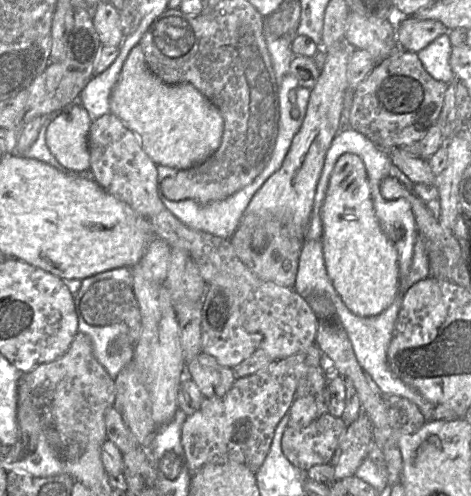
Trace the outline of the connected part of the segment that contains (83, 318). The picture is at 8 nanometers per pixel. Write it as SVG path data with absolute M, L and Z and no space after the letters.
M124 267L122 271L115 268L83 279L79 290L75 295L74 306L78 318L78 331L88 328L87 324L92 326L106 326L113 323L124 323L127 325L129 330L128 336L130 338L130 344L134 345L140 335L141 316L139 306L133 292L130 268Z

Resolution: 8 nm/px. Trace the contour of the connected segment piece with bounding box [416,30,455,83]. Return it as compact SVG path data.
M446 30L416 53L424 69L435 80L450 83L455 78L449 63L451 48L449 30Z

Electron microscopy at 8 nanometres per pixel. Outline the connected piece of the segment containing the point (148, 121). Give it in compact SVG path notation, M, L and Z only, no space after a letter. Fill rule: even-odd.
M139 43L124 61L109 103L110 112L138 137L142 149L156 165L178 170L191 168L206 160L221 144L224 123L217 107L192 84L167 84L153 75Z

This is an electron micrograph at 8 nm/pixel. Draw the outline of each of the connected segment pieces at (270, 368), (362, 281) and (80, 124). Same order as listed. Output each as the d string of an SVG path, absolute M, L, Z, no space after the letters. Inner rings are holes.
M316 343L293 355L274 360L266 368L244 377L236 378L229 392L221 398L206 398L200 408L187 416L181 430L184 464L192 475L208 463L237 462L256 473L264 462L272 442L275 428L294 401L298 381L310 369L328 365Z
M354 153L342 154L331 173L321 207L322 247L327 274L354 314L375 316L387 309L398 292L398 253L382 231L370 195L366 169Z
M81 105L63 108L49 118L45 133L47 147L68 172L85 173L90 169L90 125L90 117Z

